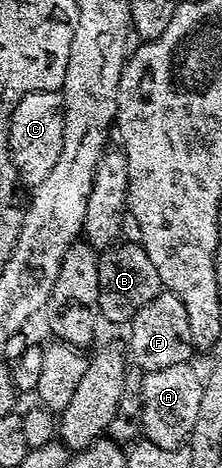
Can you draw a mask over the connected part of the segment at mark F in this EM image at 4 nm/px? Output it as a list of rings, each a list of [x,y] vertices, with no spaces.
[[[165,290],[159,292],[148,306],[144,306],[134,315],[128,325],[130,331],[130,348],[128,360],[139,372],[155,372],[165,370],[167,366],[189,364],[196,356],[192,346],[192,333],[188,327],[188,310],[184,310],[184,302],[176,298],[176,294]]]

